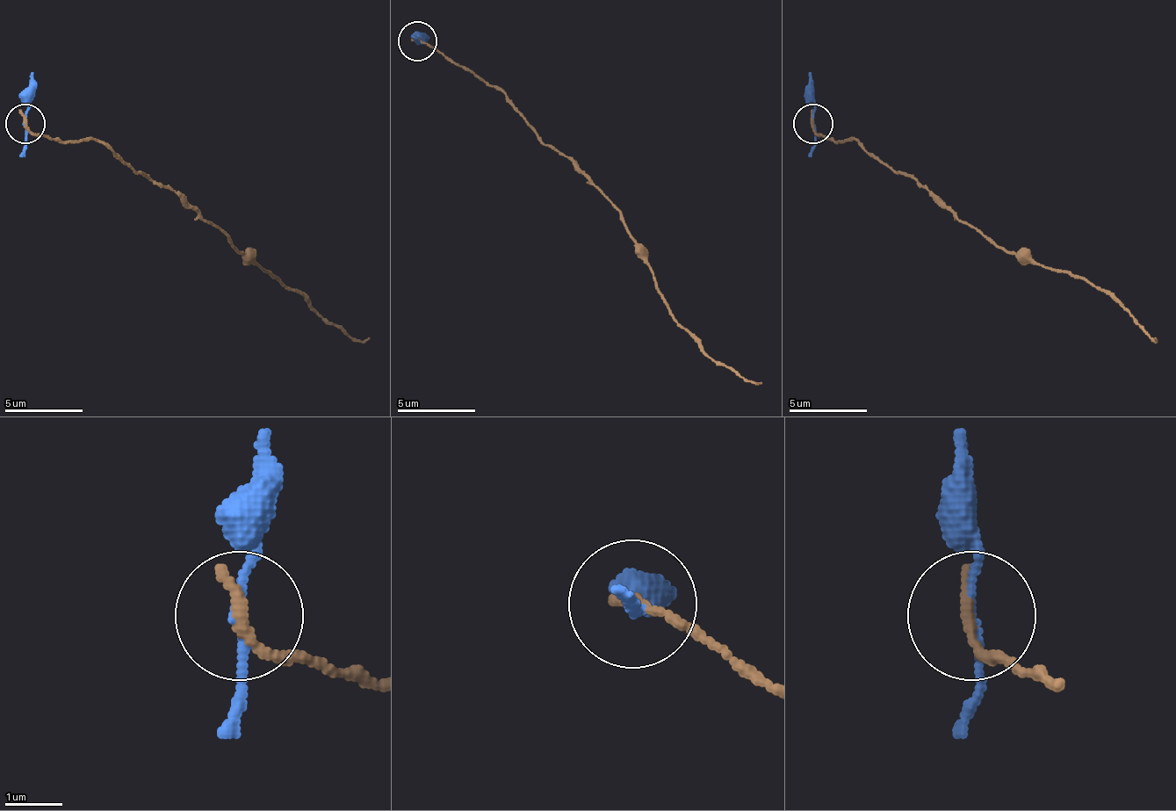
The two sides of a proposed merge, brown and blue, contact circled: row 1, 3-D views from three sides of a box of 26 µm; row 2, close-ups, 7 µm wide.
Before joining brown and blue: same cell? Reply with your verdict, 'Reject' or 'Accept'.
Reject

